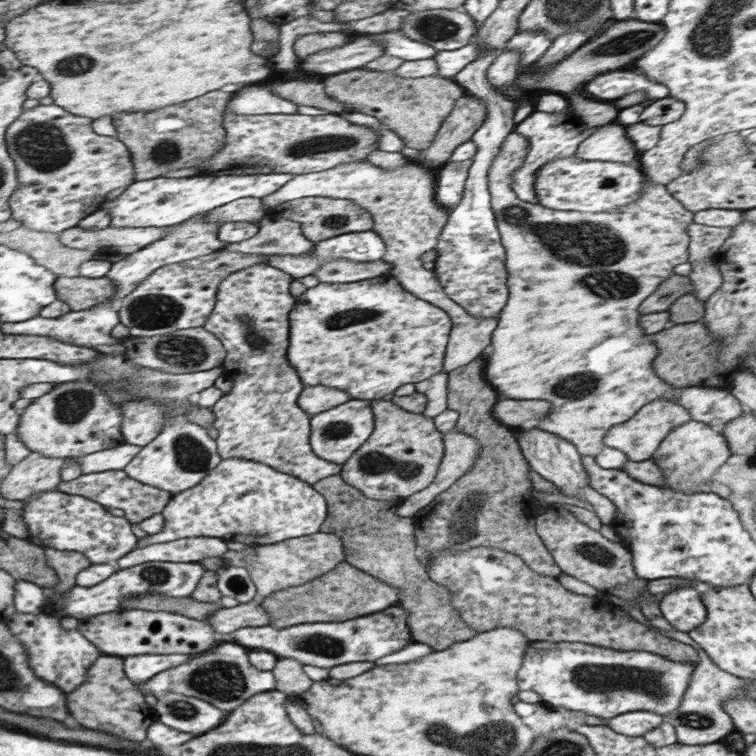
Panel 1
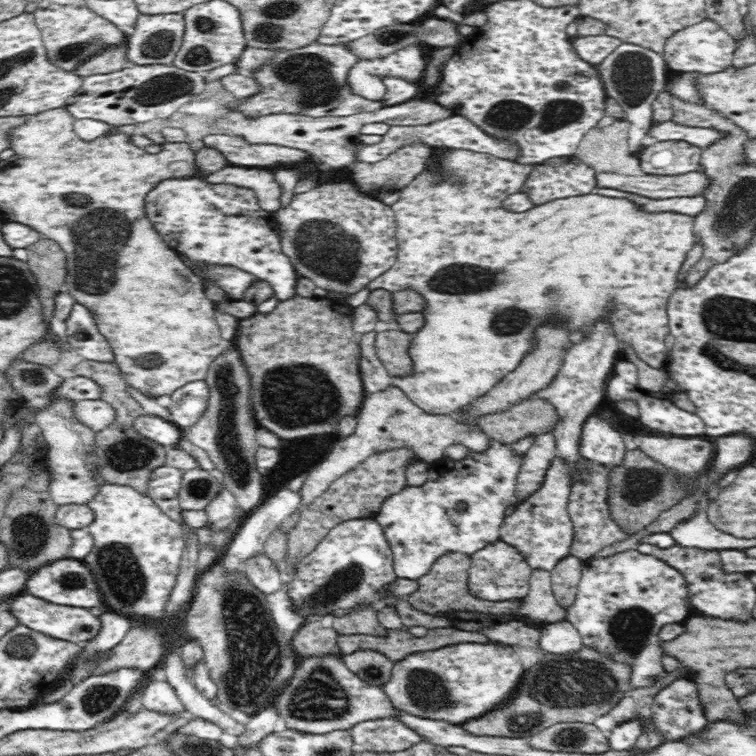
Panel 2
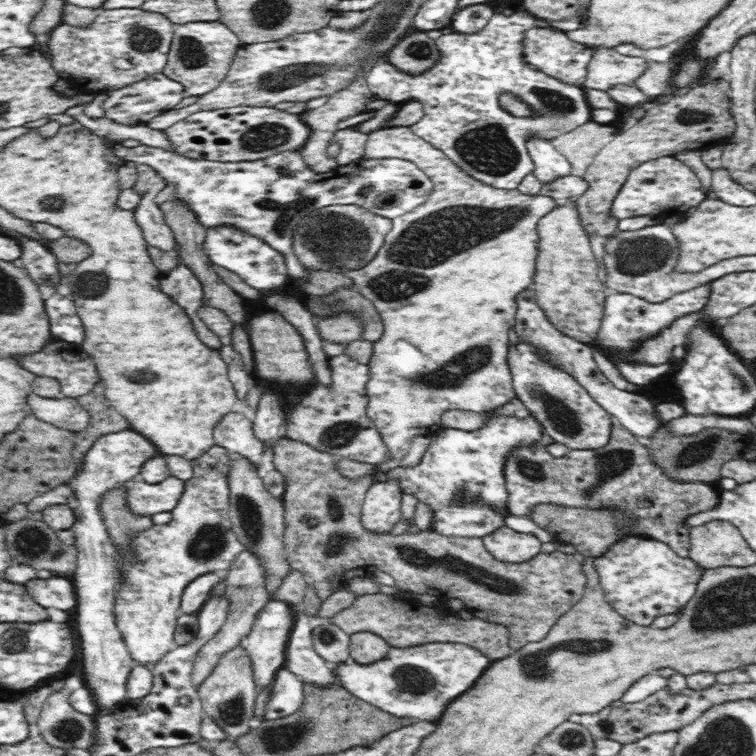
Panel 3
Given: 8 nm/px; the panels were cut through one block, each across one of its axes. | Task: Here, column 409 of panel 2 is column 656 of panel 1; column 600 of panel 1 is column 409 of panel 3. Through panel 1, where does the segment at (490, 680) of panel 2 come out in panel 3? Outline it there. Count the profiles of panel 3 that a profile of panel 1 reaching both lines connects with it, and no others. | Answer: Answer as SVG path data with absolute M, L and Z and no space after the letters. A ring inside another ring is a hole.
M437 641L408 648L389 647L385 656L372 664L360 664L353 660L341 661L333 666L333 674L342 687L381 711L400 718L412 717L416 721L436 723L444 708L454 698L470 690L491 662L471 645Z

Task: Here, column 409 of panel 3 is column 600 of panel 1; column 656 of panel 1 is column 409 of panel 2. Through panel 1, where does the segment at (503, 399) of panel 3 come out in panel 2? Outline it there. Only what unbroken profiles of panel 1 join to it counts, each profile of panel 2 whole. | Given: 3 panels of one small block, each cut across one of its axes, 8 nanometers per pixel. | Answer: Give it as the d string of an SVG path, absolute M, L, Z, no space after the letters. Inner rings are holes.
M466 149L446 151L437 157L431 155L425 160L425 169L399 191L400 198L391 206L397 224L395 234L397 262L387 272L384 272L384 275L370 281L365 288L371 291L382 289L391 294L402 291L420 294L424 304L422 310L424 326L421 327L422 330L418 329L413 334L412 340L409 342L408 356L411 360L411 372L394 376L392 386L398 391L404 392L412 403L430 415L454 415L462 407L472 404L478 399L478 396L486 396L491 391L488 388L494 388L494 384L500 383L509 372L512 372L520 364L521 360L524 360L525 353L528 352L533 342L531 336L528 336L528 332L531 334L538 326L544 322L550 322L550 320L568 322L568 325L572 327L570 336L573 337L574 342L586 337L588 329L594 327L598 322L608 319L615 337L620 343L624 342L634 348L640 362L644 362L654 370L666 370L669 349L664 340L669 334L668 298L680 288L678 274L688 252L697 243L694 235L694 217L680 215L672 211L648 212L640 209L640 205L634 205L630 199L605 197L592 193L554 199L544 204L535 205L534 208L530 208L526 212L512 212L504 207L503 200L508 195L521 191L534 166L513 162L512 158L506 160L498 158L496 155ZM434 163L440 167L438 172L434 172L431 168ZM468 268L470 268L470 272L468 272ZM474 288L482 288L482 290L474 290ZM480 296L482 296L482 304L478 302ZM506 296L510 296L510 300ZM492 308L494 308L494 314L492 314ZM448 318L454 318L454 320L448 320ZM458 334L460 334L460 338L458 338ZM484 338L486 338L486 342L484 342Z

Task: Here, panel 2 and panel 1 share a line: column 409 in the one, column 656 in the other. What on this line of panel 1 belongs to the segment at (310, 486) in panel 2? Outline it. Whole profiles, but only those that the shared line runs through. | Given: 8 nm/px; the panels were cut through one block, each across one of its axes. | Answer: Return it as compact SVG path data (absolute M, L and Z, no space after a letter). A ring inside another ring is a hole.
M666 397L654 399L654 402L642 407L628 422L613 427L605 436L604 444L610 448L621 450L630 460L642 462L653 458L658 447L668 438L669 432L672 432L674 428L681 427L682 424L689 423L692 419L688 410L678 404L676 400Z

